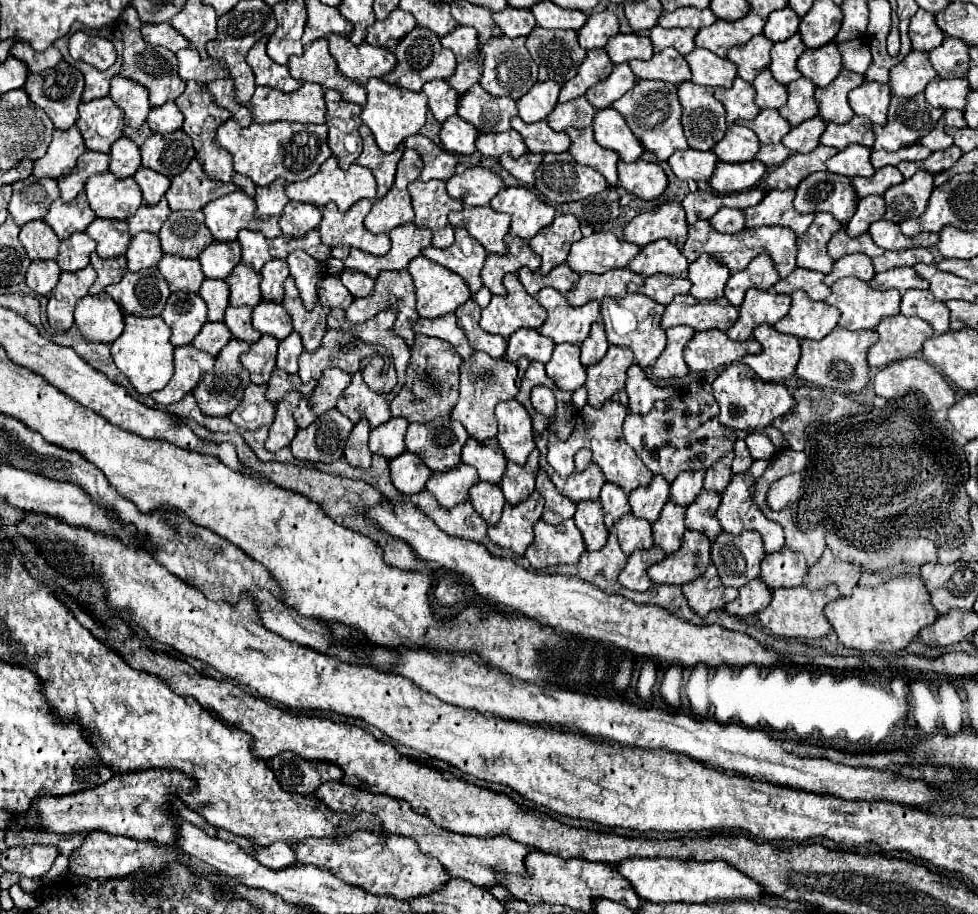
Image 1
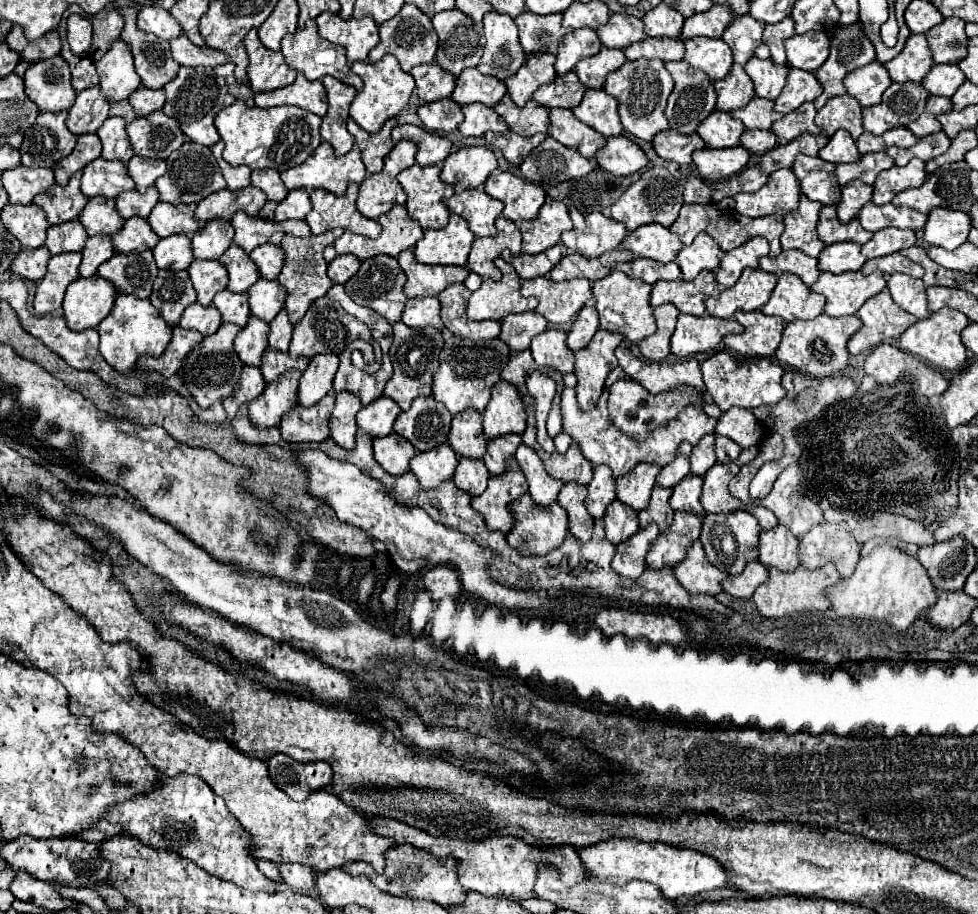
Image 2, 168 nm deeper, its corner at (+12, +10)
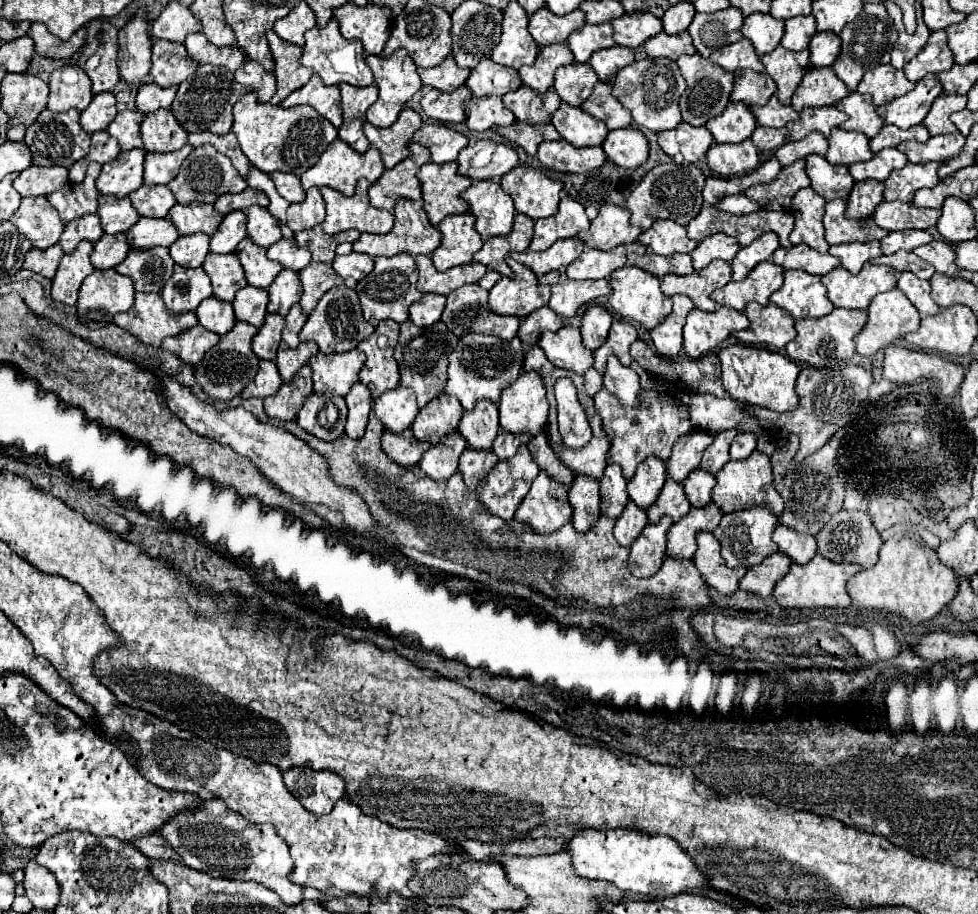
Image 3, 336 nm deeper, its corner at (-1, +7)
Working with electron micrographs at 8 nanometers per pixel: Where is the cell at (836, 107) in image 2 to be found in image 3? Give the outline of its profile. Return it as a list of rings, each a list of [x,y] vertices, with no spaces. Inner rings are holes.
[[[850,93],[842,101],[838,101],[836,107],[848,115],[848,121],[840,125],[840,129],[844,131],[860,131],[872,139],[884,125],[882,119],[876,115],[870,95]]]

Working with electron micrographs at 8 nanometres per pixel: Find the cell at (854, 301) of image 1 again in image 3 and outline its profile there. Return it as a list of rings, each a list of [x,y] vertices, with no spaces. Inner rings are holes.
[[[866,263],[858,275],[850,275],[846,269],[838,267],[822,277],[822,285],[828,289],[834,307],[864,311],[878,293],[896,287],[896,271]]]

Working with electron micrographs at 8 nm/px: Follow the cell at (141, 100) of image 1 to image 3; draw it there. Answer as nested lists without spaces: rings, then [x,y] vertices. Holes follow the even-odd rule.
[[[140,9],[118,31],[118,71],[128,85],[144,85],[152,67],[152,45],[146,35],[146,15]]]

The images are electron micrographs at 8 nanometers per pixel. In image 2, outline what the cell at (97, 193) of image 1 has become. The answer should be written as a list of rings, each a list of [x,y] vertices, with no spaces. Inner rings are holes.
[[[97,158],[83,168],[81,192],[87,198],[93,198],[93,196],[117,198],[121,192],[127,192],[133,188],[135,188],[135,182],[131,180],[127,166],[123,162]]]

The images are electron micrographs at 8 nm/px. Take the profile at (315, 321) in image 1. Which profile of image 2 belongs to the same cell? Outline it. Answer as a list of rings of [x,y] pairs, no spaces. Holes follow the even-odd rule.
[[[333,228],[321,236],[307,236],[307,238],[299,238],[299,236],[291,236],[291,234],[285,234],[283,240],[281,240],[281,246],[287,254],[287,260],[285,260],[285,268],[281,270],[279,274],[279,282],[287,288],[289,296],[287,296],[287,302],[285,302],[285,308],[289,312],[289,320],[291,324],[297,324],[303,314],[307,312],[309,304],[313,300],[317,300],[319,296],[325,296],[329,292],[331,286],[335,286],[335,282],[327,276],[327,262],[323,258],[323,248],[329,244],[329,242],[335,242],[335,238],[339,238],[345,230],[341,228]]]

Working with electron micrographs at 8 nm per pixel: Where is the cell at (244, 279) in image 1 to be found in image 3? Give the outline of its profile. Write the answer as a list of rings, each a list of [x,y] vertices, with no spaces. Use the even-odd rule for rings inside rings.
[[[246,237],[236,247],[236,257],[240,259],[240,263],[246,271],[246,281],[252,287],[266,289],[274,281],[274,277],[282,271],[282,265],[278,265],[276,261],[270,261],[266,257],[266,249],[254,245],[250,241],[250,237]]]

